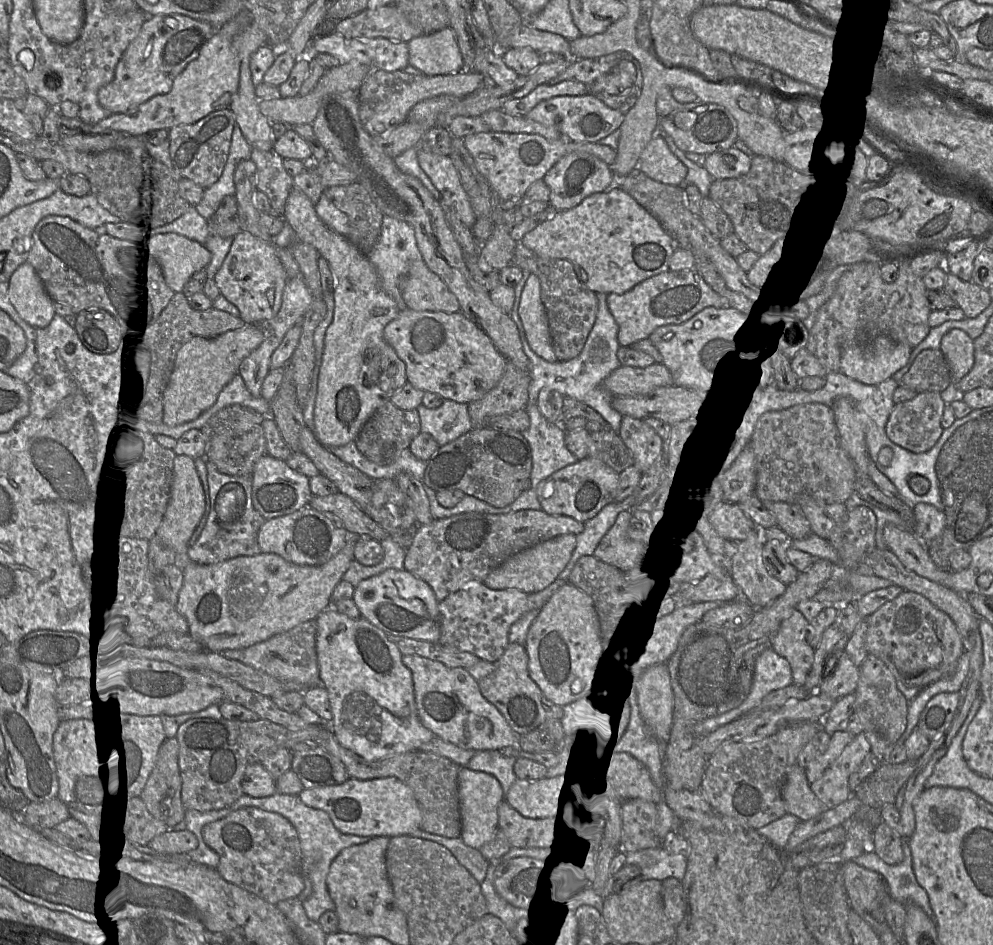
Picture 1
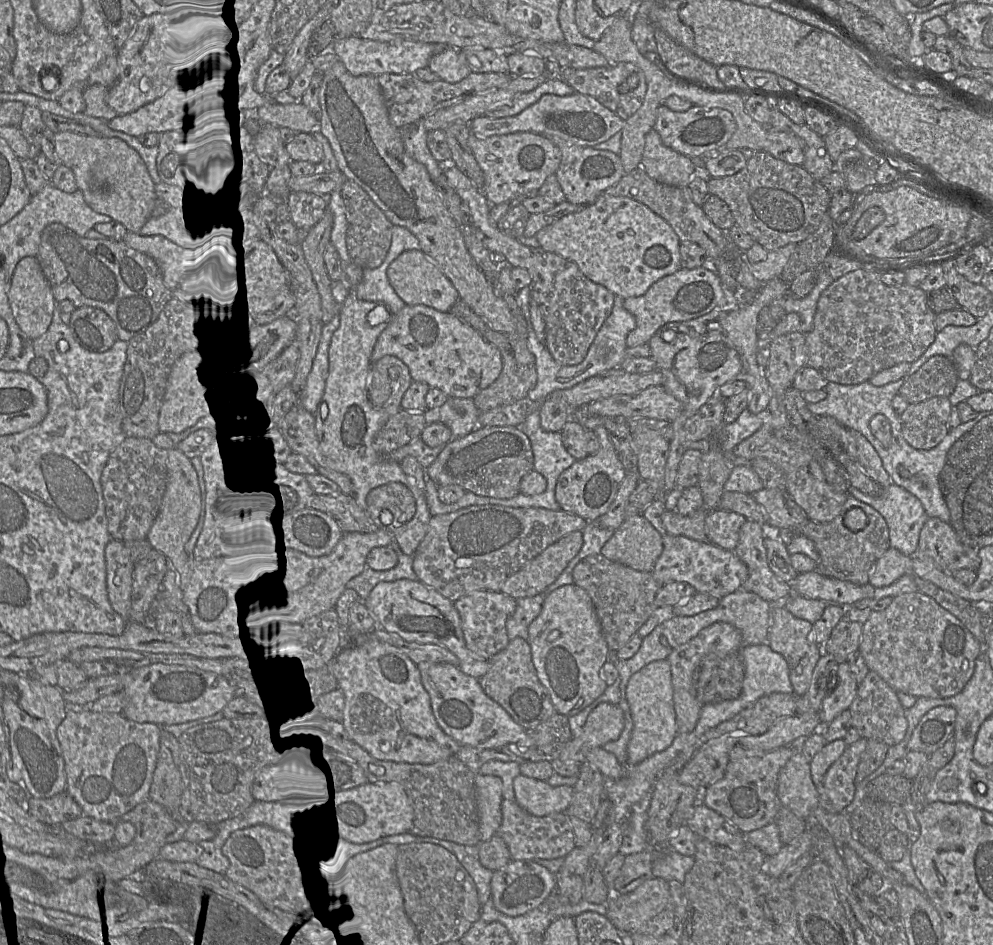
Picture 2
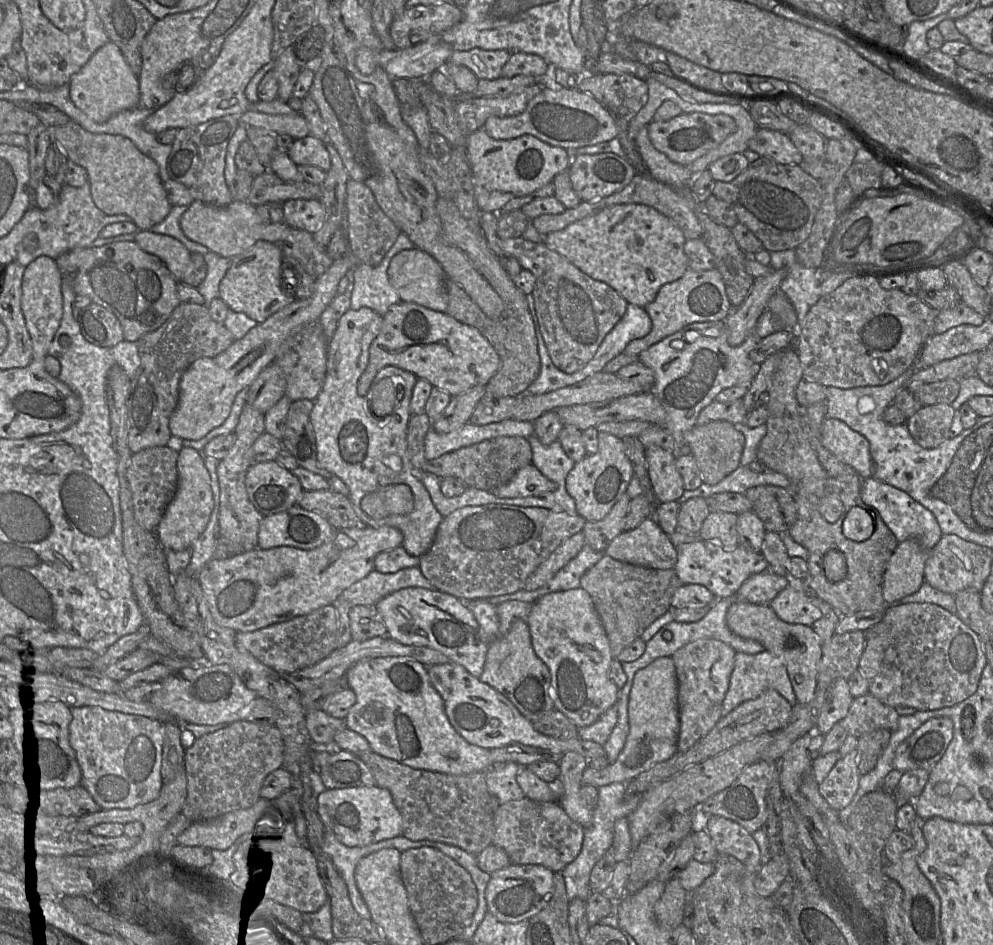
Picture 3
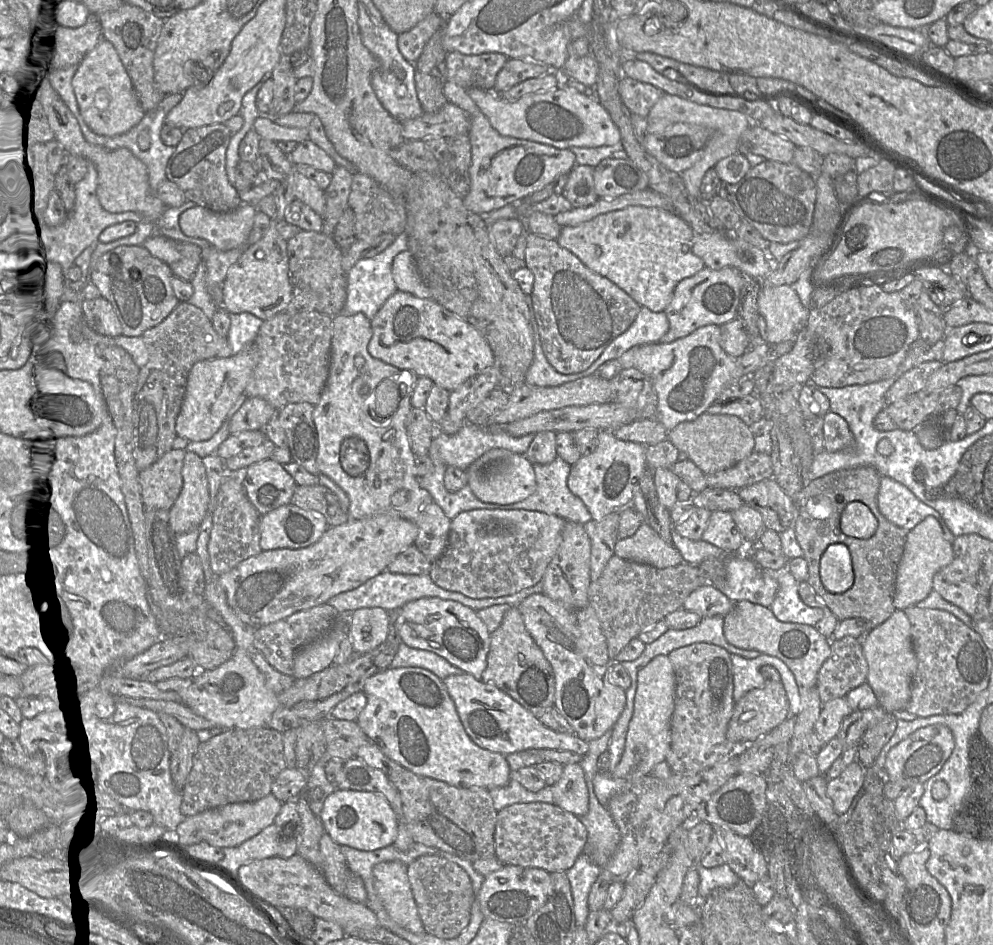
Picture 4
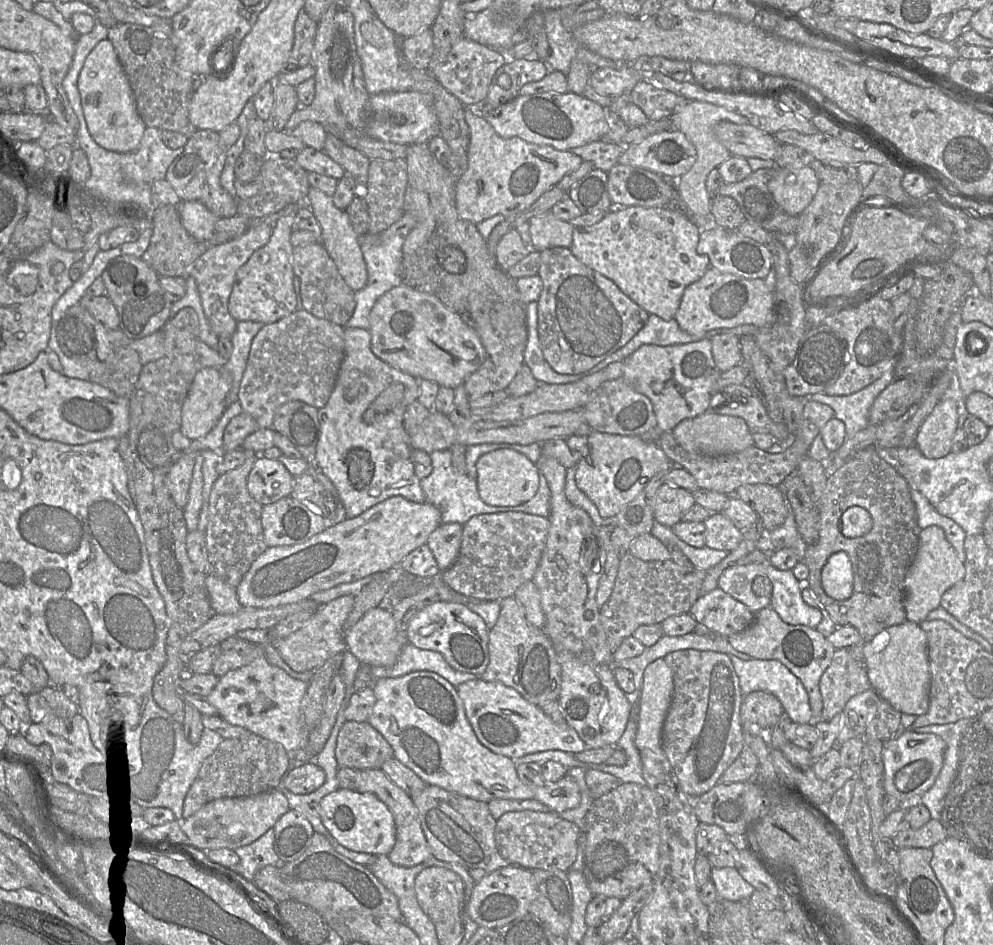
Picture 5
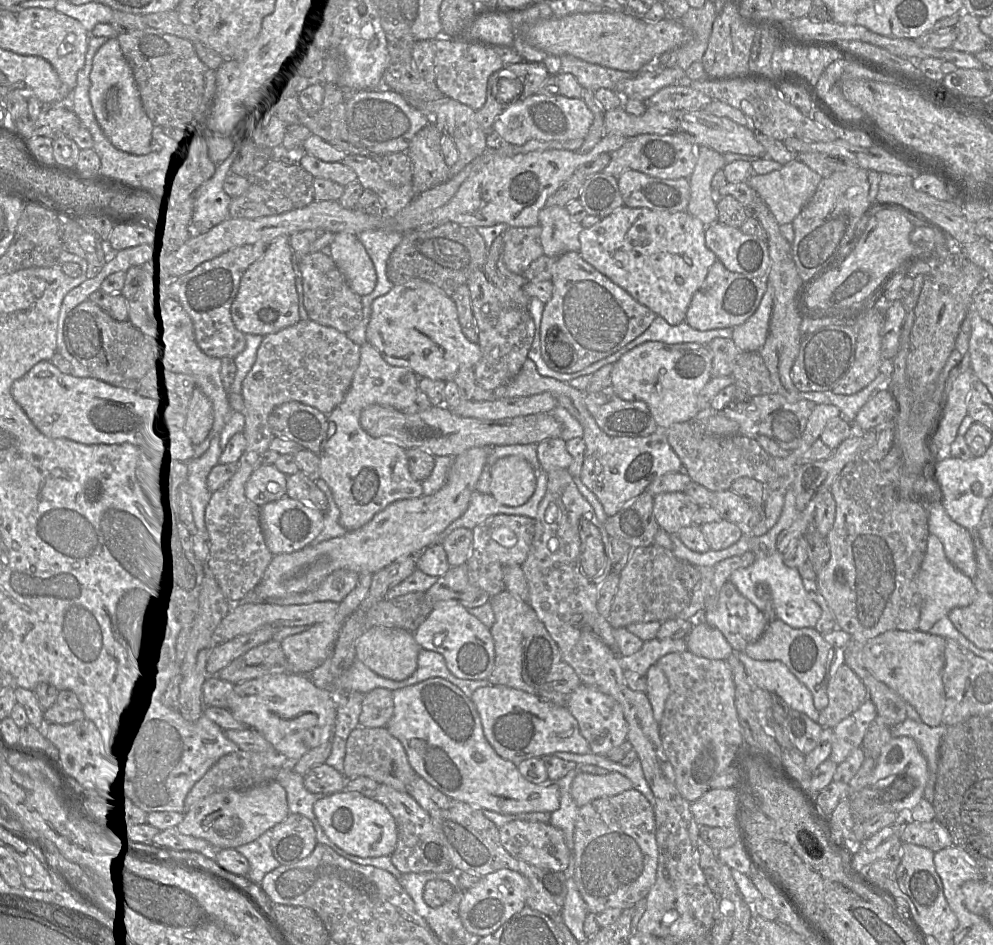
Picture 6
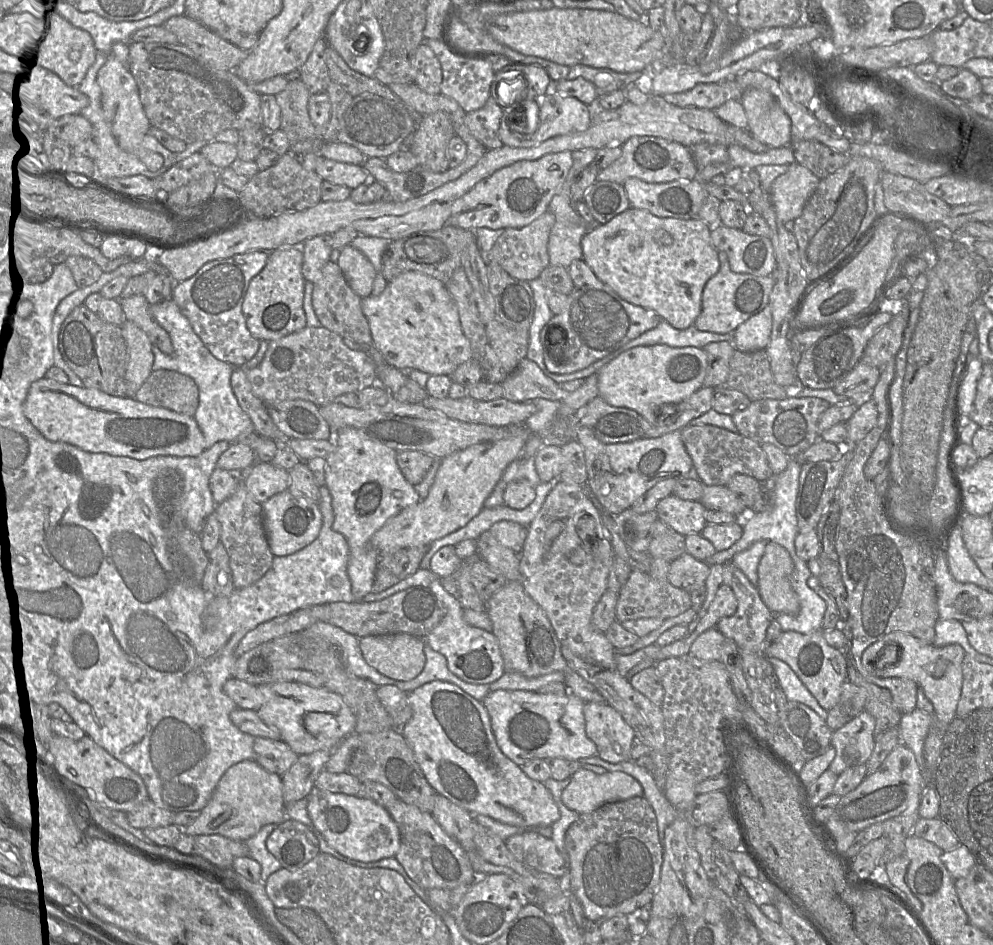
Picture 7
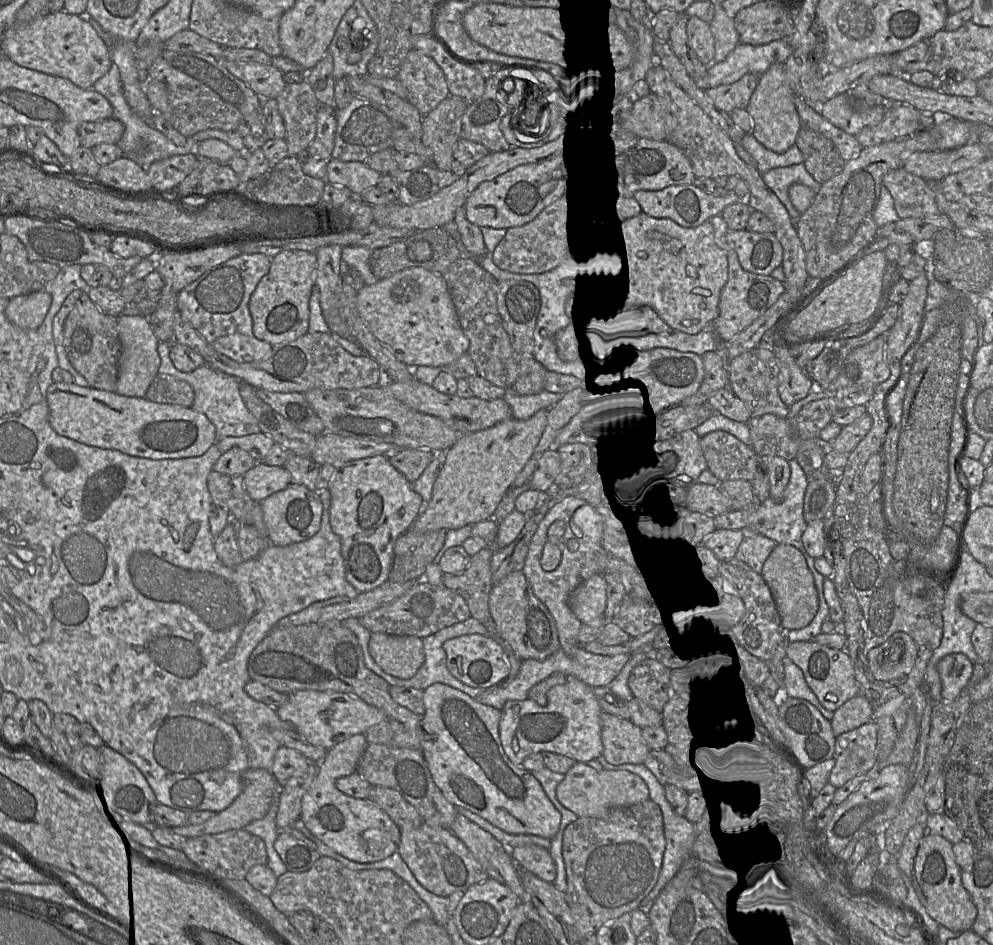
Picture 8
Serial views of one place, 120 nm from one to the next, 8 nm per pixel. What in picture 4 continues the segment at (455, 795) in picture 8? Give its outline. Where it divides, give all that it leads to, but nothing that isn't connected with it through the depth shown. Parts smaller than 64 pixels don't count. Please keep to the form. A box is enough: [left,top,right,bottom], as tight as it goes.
[357,667,589,816]

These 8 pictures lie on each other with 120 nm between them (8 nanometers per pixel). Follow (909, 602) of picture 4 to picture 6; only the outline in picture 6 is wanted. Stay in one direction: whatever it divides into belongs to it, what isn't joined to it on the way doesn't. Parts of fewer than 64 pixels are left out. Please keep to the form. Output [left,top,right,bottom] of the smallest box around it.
[917,534,977,632]

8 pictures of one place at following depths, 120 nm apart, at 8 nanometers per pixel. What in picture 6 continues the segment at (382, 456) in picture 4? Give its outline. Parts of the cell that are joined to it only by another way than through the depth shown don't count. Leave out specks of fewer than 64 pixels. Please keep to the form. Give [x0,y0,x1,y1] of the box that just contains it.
[318,341,423,531]

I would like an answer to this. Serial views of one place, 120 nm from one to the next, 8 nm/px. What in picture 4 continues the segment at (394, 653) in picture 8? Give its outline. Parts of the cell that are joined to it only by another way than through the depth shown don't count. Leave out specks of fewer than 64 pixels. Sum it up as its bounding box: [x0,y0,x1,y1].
[348,607,389,655]

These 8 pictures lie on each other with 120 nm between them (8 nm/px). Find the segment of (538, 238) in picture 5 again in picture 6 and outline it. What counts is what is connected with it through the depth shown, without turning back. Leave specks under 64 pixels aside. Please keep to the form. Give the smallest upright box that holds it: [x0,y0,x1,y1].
[538,206,583,258]

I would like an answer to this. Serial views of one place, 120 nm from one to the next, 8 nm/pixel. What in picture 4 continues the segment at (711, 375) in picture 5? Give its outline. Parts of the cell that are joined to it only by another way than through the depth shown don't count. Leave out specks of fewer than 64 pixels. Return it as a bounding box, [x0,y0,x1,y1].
[634,325,742,431]

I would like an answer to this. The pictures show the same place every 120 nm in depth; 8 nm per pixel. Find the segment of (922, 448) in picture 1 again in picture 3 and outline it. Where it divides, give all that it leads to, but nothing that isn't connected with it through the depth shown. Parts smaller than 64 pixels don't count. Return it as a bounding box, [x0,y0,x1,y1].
[905,403,953,449]

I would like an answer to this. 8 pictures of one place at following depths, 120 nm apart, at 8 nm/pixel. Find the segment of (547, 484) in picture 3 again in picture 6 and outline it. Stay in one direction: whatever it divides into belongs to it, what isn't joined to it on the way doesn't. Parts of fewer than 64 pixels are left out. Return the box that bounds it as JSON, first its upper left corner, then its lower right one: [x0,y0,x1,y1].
[490,457,536,507]

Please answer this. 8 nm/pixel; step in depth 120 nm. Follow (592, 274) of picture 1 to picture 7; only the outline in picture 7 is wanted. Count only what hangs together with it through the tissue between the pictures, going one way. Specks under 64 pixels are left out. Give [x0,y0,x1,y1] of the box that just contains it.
[582,207,719,330]

